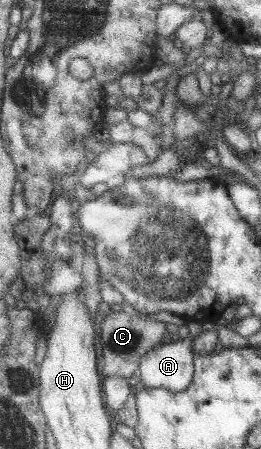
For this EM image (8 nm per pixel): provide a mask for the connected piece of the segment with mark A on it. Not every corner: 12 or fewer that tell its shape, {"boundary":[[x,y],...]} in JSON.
{"boundary":[[190,335],[146,351],[143,385],[184,391],[193,377]]}

